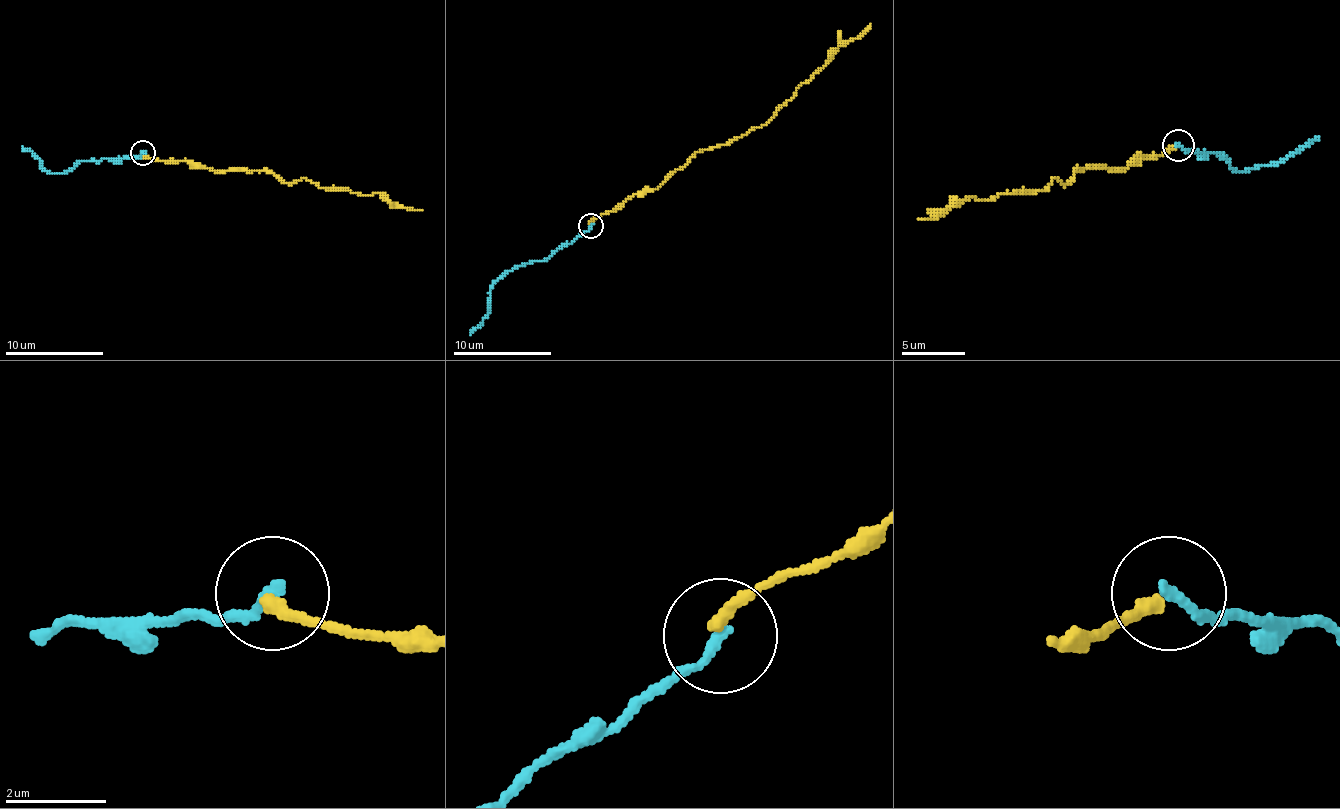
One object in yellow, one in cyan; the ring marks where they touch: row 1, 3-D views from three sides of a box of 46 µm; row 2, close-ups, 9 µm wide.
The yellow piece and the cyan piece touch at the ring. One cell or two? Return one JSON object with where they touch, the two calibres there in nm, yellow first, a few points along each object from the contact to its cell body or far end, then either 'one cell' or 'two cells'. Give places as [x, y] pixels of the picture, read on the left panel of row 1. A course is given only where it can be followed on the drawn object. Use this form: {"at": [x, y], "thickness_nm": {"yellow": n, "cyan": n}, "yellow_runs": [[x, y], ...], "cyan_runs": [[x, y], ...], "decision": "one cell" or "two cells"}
{"at": [142, 153], "thickness_nm": {"yellow": 260, "cyan": 200}, "yellow_runs": [[143, 153], [212, 170], [272, 170], [286, 183], [306, 178], [363, 195], [378, 193], [392, 205], [422, 210]], "cyan_runs": [[143, 153], [81, 161], [59, 173], [42, 168], [39, 161], [22, 146]], "decision": "one cell"}

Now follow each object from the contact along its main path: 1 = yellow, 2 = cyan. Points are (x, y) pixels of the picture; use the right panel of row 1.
1: (1175, 146), (1125, 168), (1077, 168), (1064, 184), (1055, 178), (988, 200), (966, 197), (947, 213), (918, 219)
2: (1179, 146), (1223, 155), (1236, 171), (1277, 165), (1318, 136)

